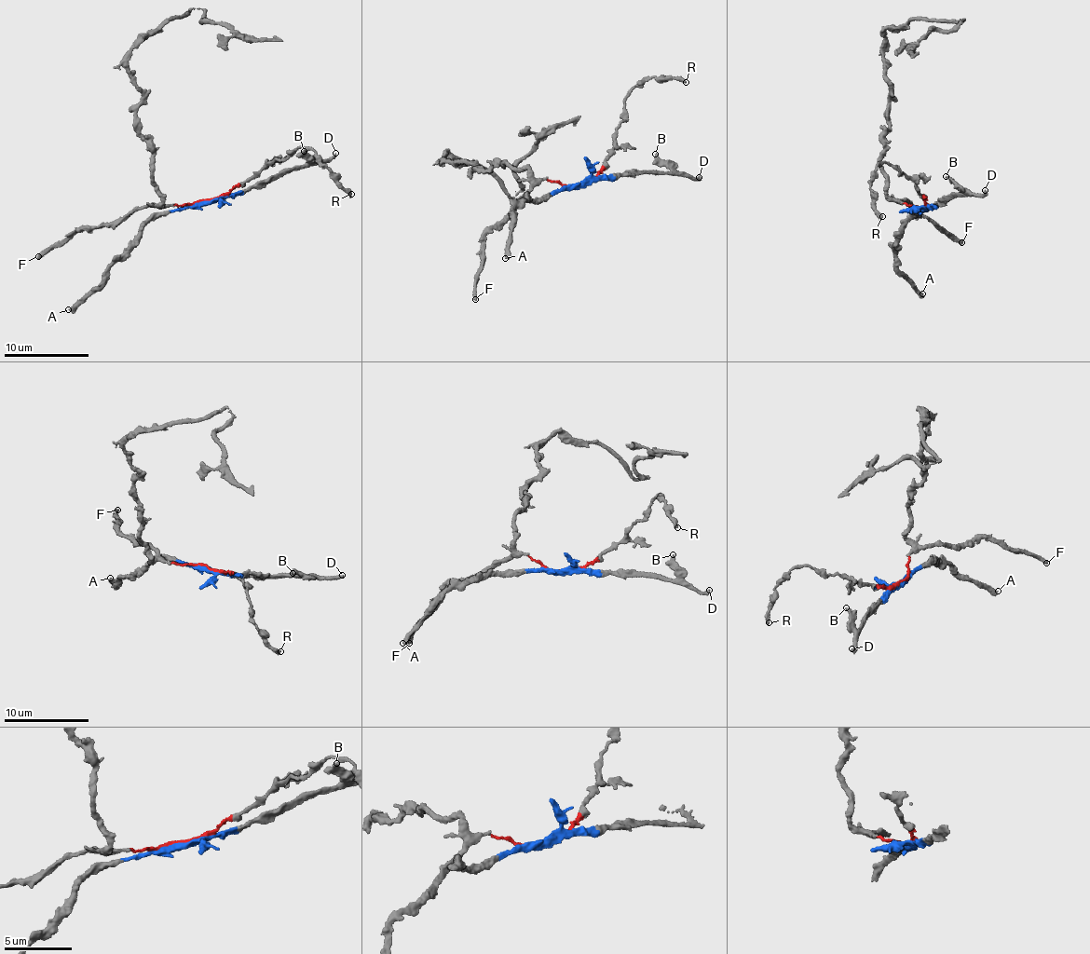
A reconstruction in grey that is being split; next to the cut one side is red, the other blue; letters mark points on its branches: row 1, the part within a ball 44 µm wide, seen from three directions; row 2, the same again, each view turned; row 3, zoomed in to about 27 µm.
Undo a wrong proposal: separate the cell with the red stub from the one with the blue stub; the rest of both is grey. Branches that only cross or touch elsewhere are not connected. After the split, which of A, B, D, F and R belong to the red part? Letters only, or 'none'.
F, R

